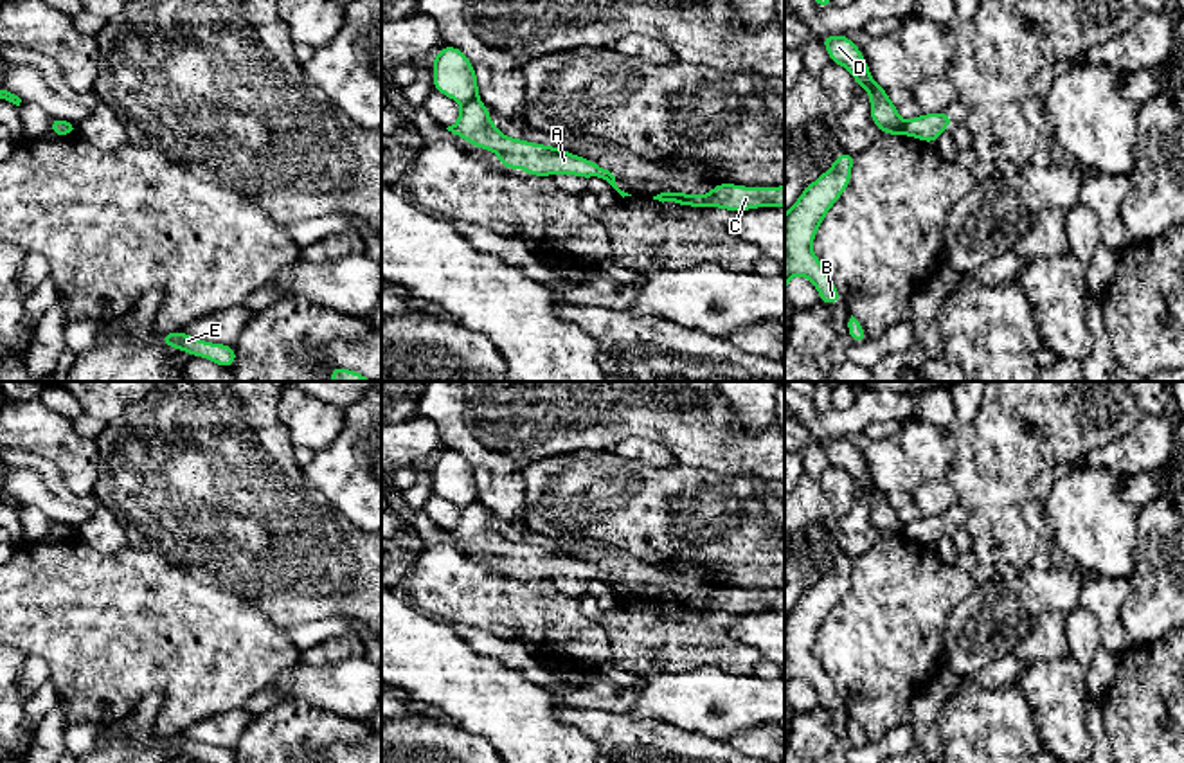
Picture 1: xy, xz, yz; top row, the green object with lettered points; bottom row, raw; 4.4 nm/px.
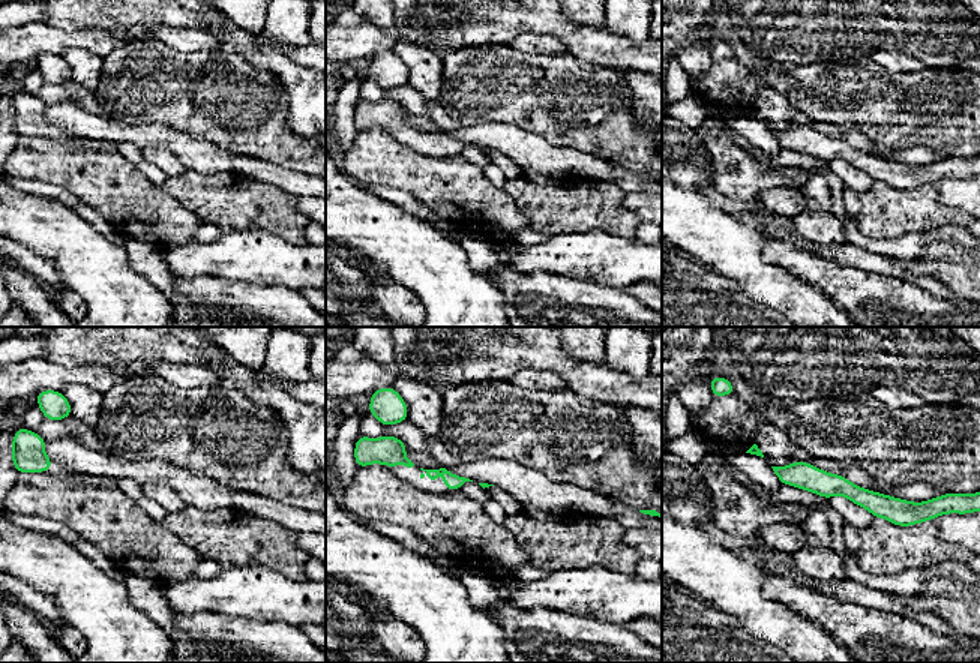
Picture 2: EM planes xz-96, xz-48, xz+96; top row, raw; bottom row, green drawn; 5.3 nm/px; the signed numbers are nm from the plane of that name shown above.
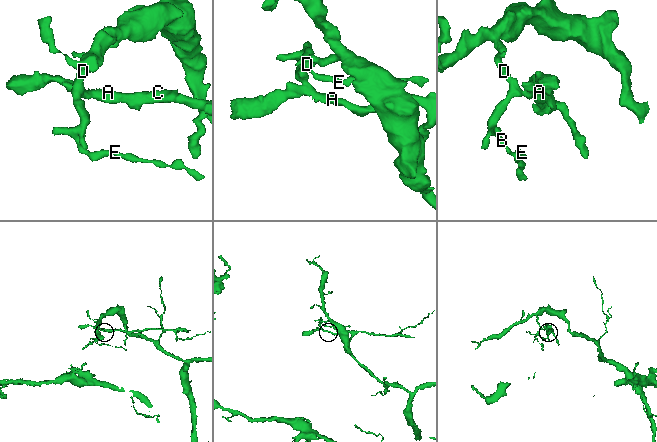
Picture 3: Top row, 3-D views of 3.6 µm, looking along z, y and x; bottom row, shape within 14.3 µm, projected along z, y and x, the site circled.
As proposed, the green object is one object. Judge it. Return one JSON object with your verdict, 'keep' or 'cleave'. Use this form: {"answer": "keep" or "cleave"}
{"answer": "cleave"}

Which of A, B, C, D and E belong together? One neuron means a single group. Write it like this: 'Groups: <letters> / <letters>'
Groups: A C / B D E

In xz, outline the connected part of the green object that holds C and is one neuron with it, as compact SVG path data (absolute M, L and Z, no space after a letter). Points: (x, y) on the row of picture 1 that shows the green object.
M714 184L709 194L660 193L653 196L659 202L671 202L682 207L720 207L725 211L750 211L758 207L783 207L785 185L777 187L745 187L738 184Z

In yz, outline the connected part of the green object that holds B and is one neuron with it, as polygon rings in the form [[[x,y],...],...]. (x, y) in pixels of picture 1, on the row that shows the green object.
[[[840,151],[833,166],[813,180],[785,214],[785,313],[788,311],[786,283],[792,275],[812,281],[821,302],[830,306],[842,302],[812,245],[828,211],[851,184],[855,157],[855,153]]]

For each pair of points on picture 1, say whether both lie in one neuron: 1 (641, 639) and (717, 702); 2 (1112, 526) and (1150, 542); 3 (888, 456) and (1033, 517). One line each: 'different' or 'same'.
1: different
2: different
3: different

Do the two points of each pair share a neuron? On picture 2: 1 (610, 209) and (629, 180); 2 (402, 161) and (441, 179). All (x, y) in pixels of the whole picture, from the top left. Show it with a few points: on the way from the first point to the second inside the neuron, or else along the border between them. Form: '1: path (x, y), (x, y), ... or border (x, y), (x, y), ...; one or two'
1: border (590, 177), (611, 180), (626, 192); two
2: path (411, 170), (432, 179); one

